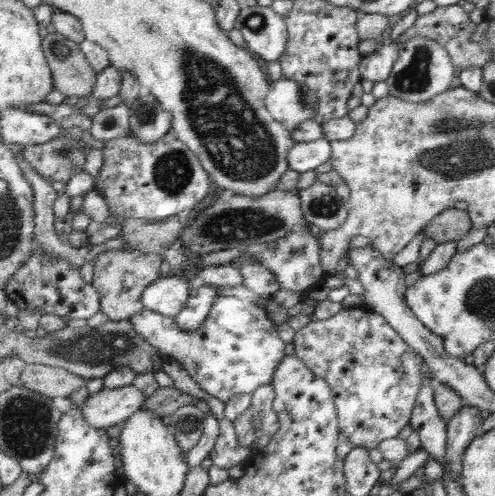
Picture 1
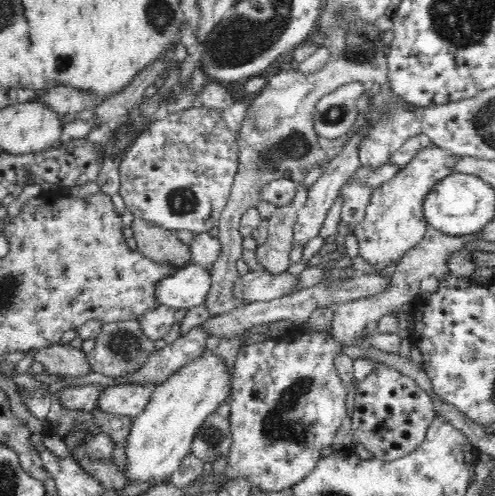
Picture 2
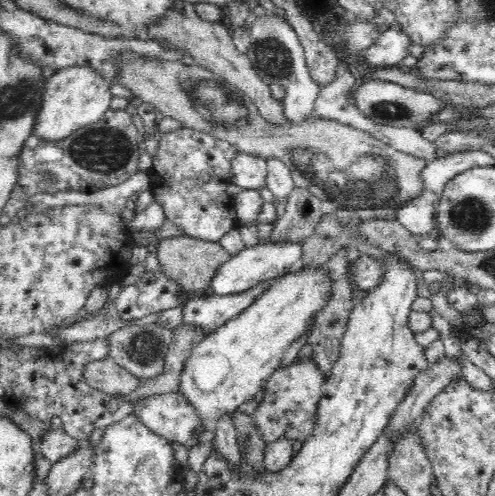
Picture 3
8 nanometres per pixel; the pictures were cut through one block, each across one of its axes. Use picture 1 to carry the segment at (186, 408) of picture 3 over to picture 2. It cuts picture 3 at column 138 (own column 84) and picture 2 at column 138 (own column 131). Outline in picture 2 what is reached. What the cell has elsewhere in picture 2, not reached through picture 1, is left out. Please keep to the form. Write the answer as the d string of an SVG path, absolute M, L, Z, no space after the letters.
M110 386L108 392L104 392L104 398L100 400L100 410L114 416L128 416L136 420L142 416L142 412L148 408L152 400L154 388L146 386Z

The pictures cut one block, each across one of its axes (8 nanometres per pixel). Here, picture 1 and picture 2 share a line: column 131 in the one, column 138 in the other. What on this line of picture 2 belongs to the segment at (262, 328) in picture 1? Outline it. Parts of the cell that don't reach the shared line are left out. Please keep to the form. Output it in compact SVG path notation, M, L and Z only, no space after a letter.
M160 306L156 312L146 312L142 318L138 318L138 322L146 332L146 336L156 342L156 340L164 340L172 330L172 326L182 324L182 318L186 316L186 312L188 310Z

